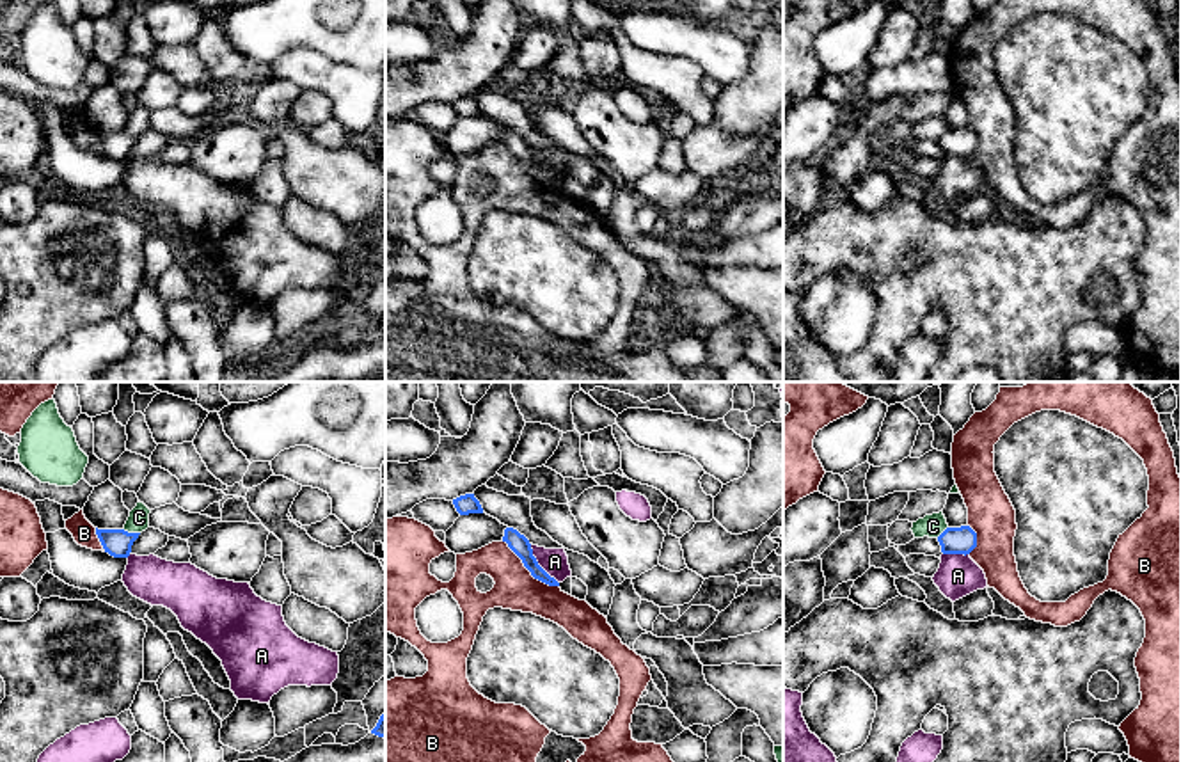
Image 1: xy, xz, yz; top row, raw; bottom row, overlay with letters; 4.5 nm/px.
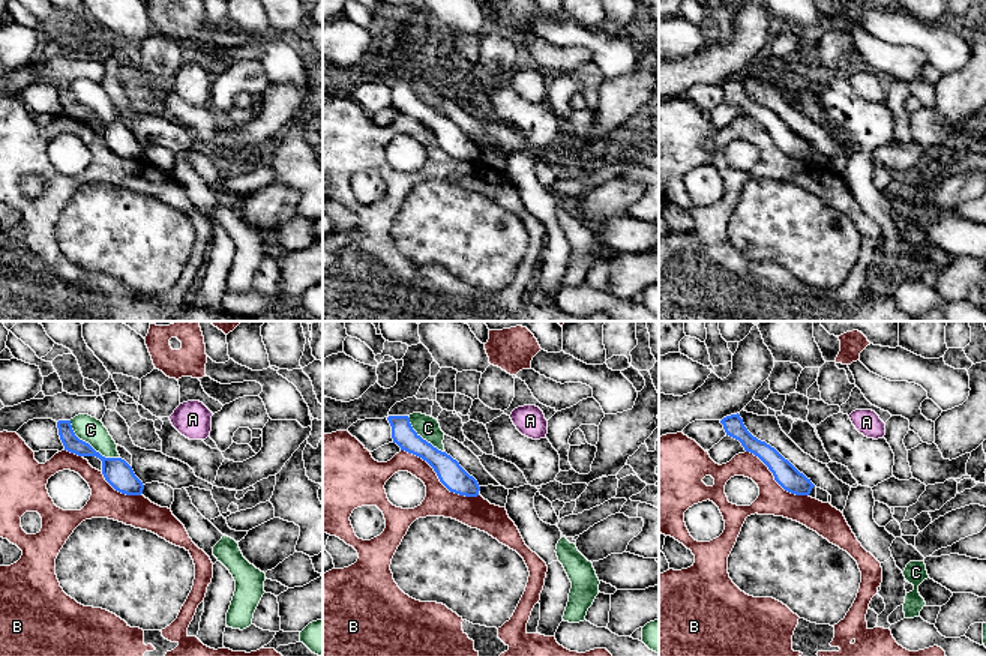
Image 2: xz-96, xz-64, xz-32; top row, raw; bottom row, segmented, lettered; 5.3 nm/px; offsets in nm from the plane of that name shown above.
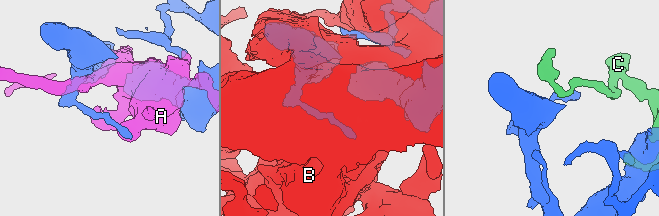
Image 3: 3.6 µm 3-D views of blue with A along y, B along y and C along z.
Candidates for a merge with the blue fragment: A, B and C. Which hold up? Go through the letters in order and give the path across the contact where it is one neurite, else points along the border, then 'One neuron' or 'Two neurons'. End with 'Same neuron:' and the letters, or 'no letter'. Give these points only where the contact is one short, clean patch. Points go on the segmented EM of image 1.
A: Two neurons
B: Two neurons
C: One neuron
Same neuron: C

